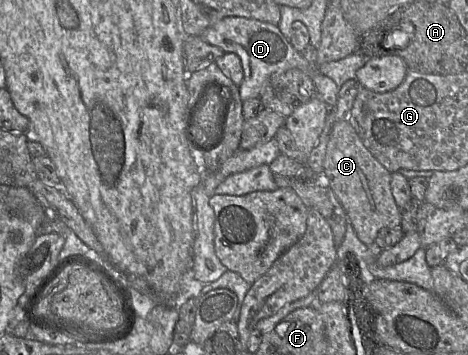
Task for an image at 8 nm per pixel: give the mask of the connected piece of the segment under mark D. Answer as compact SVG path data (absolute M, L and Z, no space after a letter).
M229 16L208 27L200 37L207 43L221 48L225 53L235 53L240 58L244 77L239 85L239 92L243 102L260 98L261 91L272 74L291 68L300 69L312 79L316 95L330 108L334 107L337 102L339 86L329 77L323 75L315 63L308 62L302 52L294 49L277 25L255 19Z

